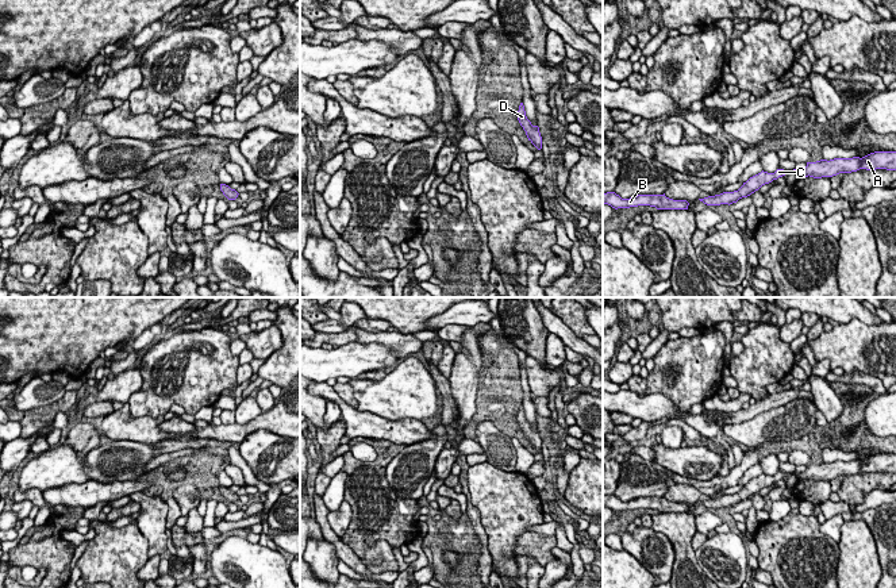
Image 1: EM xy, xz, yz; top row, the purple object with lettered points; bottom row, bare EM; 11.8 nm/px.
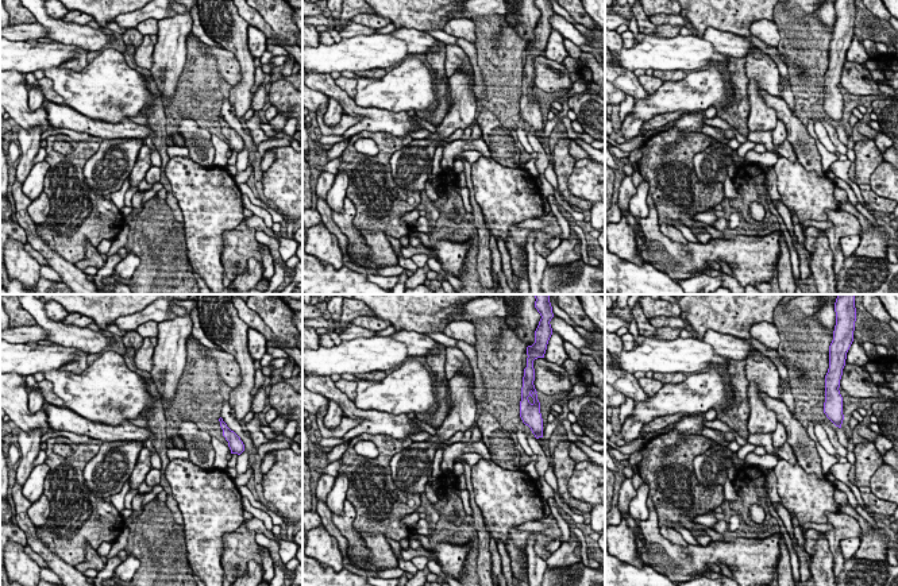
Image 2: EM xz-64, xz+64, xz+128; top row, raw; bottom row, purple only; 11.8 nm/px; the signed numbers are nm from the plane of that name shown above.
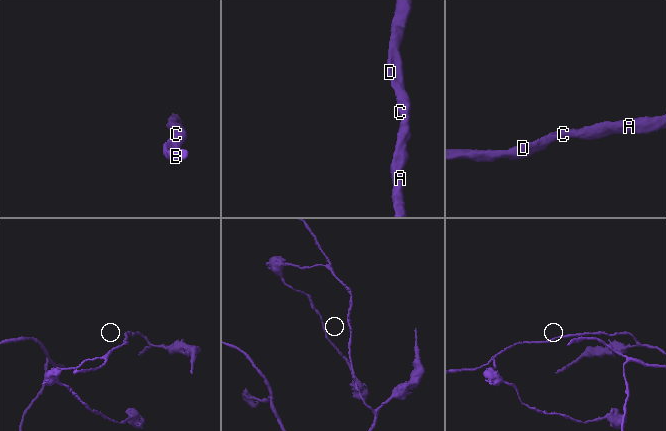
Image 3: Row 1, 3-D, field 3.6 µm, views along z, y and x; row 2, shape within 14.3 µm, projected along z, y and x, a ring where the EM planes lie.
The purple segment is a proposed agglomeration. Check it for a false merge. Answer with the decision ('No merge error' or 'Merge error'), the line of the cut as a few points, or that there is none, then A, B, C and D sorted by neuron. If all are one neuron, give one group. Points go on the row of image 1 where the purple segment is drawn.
No merge error. No split. Groups: A B C D

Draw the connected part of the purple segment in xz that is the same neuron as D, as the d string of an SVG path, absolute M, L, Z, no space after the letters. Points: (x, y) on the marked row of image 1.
M520 103L520 105L519 105L518 120L519 120L520 126L523 127L523 130L526 131L528 141L538 150L541 150L542 149L542 137L539 132L539 127L532 126L531 122L527 119L523 103Z

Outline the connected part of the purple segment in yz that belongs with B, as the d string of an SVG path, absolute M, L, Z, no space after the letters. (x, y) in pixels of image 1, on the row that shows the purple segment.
M615 192L603 193L603 204L608 204L612 208L630 208L638 205L650 205L657 210L688 210L689 203L687 200L673 200L664 195L638 195L630 199L622 199Z

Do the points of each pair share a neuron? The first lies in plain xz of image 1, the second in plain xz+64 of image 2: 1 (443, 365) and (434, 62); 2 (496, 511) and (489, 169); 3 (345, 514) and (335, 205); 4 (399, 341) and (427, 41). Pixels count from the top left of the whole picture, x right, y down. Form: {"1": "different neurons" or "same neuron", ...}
{"1": "different neurons", "2": "same neuron", "3": "different neurons", "4": "same neuron"}

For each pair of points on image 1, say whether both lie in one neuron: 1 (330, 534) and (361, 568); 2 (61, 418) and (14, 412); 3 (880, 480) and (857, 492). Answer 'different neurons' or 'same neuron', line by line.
1: same neuron
2: different neurons
3: same neuron

